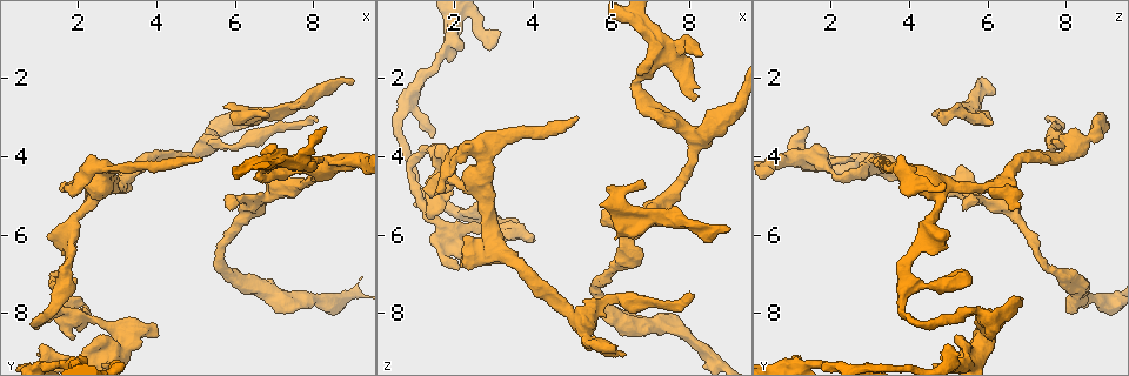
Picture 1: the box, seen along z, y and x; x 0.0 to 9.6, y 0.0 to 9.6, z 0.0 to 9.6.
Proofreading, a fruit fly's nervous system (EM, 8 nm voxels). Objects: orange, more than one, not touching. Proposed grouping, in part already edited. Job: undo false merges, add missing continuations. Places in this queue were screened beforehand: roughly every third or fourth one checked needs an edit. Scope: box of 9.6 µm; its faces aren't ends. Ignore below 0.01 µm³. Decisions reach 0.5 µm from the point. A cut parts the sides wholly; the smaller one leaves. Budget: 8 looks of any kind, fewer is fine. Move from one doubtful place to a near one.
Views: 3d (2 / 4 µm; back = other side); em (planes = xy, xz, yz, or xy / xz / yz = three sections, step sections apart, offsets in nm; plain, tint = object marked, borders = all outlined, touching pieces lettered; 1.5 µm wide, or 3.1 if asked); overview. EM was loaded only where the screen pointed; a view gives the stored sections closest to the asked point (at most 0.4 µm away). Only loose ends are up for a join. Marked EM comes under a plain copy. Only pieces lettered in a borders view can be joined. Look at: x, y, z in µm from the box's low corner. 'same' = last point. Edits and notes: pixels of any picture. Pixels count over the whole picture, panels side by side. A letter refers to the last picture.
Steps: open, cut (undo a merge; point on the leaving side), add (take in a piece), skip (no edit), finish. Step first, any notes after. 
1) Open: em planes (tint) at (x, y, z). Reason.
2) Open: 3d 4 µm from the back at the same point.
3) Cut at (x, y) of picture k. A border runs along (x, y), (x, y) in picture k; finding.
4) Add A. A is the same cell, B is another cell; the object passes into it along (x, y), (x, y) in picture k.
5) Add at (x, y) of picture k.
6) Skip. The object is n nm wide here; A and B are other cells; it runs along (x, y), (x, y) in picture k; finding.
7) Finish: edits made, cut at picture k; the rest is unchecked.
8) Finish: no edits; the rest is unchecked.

Open: em planes (borders) at (1.90, 8.65, 6.10). Free end.

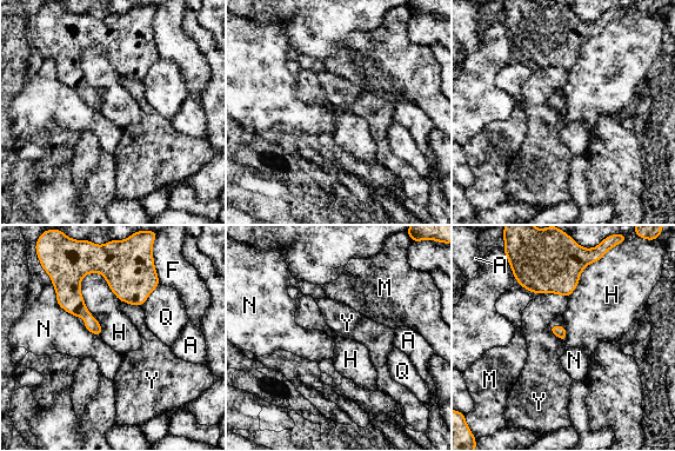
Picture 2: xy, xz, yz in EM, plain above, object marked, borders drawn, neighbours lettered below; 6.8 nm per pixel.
Skip. The longest contact is with H, 320 nm; A, F, H, M, N, Q and Y are other cells; it runs along (152, 280), (88, 271), (59, 299) in picture 2; no lettered piece goes on from it.

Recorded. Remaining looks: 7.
Open: 3d 4 µm at (1.35, 8.00, 3.80). Calibre changes.

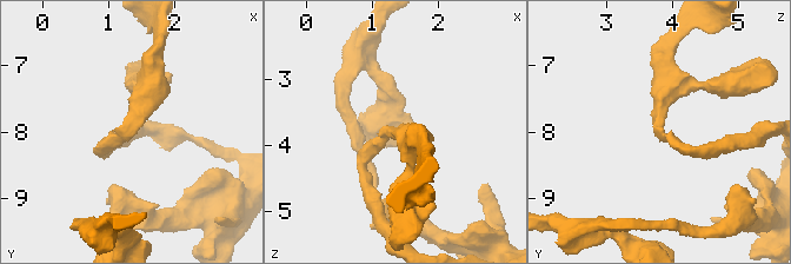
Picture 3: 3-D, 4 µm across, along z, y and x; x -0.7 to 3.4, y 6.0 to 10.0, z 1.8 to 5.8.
Open: em planes (tint) at (1.25, 7.95, 3.85). The arms are 180, 400 nm wide; need the tissue.

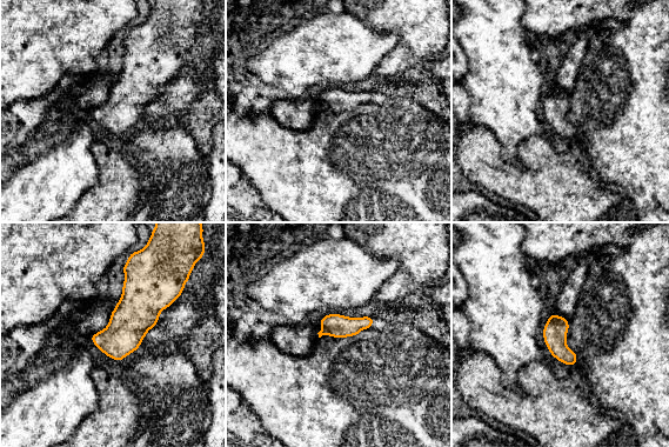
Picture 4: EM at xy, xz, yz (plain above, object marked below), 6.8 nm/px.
Open: em planes (borders) at the same point. See the neighbours.

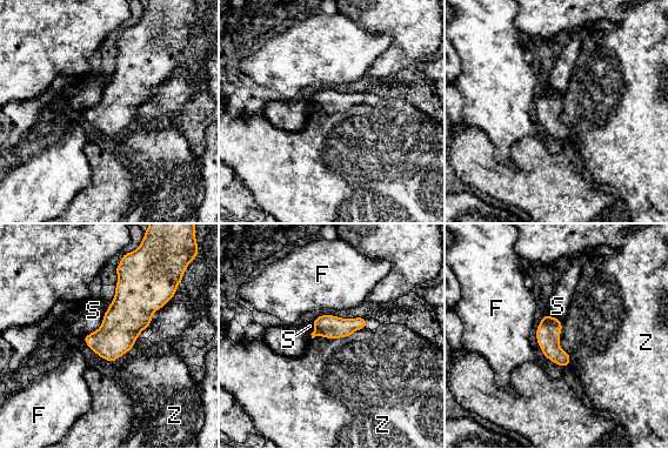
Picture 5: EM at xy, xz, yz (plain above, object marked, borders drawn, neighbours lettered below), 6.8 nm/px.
Skip. F, S and Z are other cells; a border runs along (365, 327), (347, 336), (318, 336) in picture 5; all the same neuron.

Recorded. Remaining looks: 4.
Open: 3d 4 µm at (1.40, 5.95, 5.05).

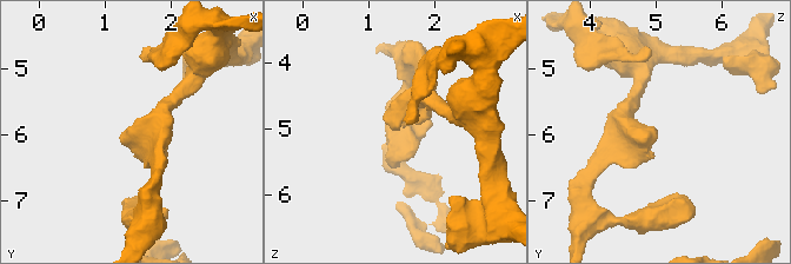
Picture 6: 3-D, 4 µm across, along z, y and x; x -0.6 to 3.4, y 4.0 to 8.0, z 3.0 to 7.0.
Open: em planes (borders) at (1.35, 6.00, 5.00). Shape alone is not enough.

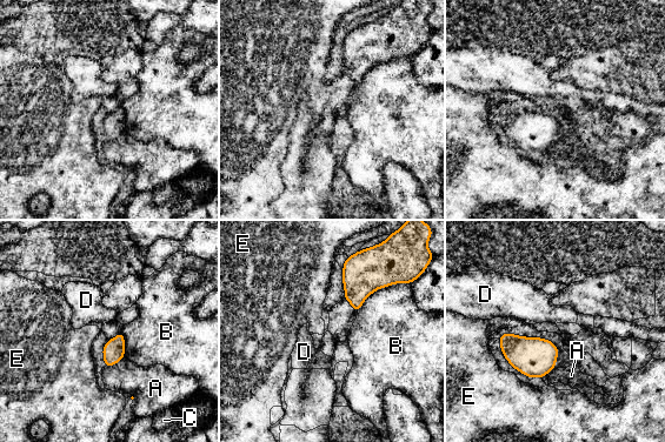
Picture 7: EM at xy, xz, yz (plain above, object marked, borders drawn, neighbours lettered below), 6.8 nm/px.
Skip. The object is 150 nm wide here; A, B, C, D and E are other cells; a border runs along (124, 356), (115, 363), (105, 367) in picture 7; none of them fits.

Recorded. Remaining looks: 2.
Finish: no edits; the rest is unchecked.

